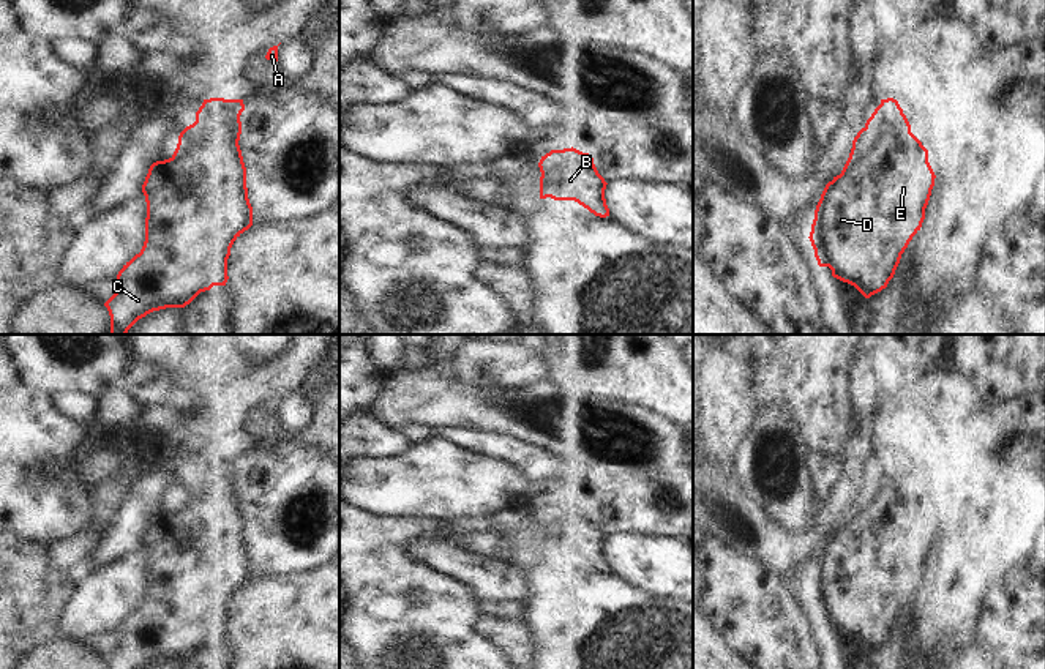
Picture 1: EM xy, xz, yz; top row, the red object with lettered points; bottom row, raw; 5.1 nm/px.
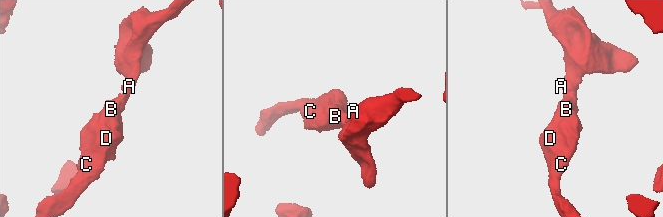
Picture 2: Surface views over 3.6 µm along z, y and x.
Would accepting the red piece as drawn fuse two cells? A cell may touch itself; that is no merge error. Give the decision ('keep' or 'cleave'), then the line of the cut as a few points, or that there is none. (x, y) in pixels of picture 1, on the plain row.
keep; cut none

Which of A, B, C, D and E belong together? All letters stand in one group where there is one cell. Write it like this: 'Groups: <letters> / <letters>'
Groups: A B C D E

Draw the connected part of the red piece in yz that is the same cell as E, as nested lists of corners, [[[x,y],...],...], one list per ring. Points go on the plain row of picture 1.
[[[893,451],[881,453],[881,458],[854,491],[841,527],[826,538],[816,559],[808,592],[818,619],[829,620],[833,631],[854,639],[865,652],[886,642],[895,628],[901,607],[922,581],[935,532],[928,516],[928,503],[911,486],[911,478],[898,454]]]

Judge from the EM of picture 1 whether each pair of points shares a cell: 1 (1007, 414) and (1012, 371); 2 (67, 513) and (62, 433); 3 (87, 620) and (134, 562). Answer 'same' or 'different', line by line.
1: different
2: same
3: same

